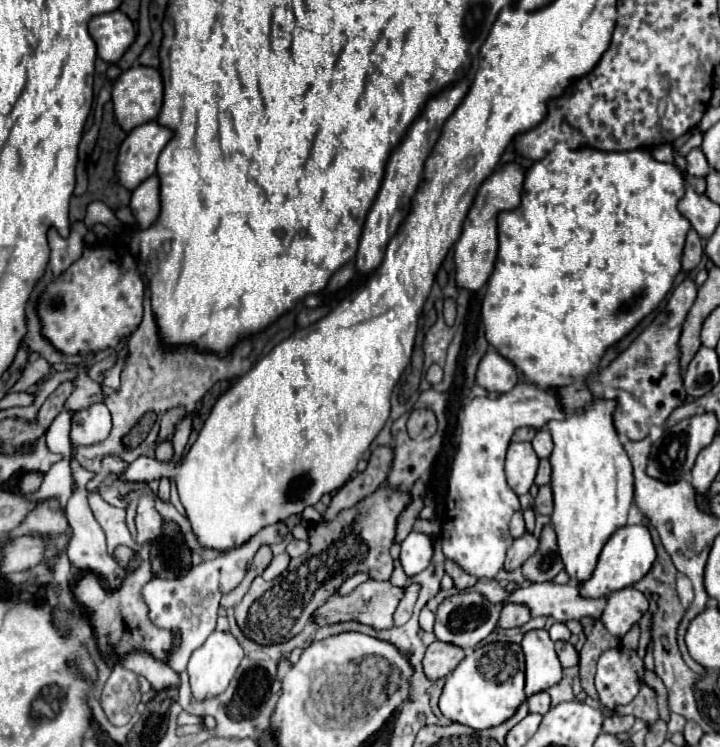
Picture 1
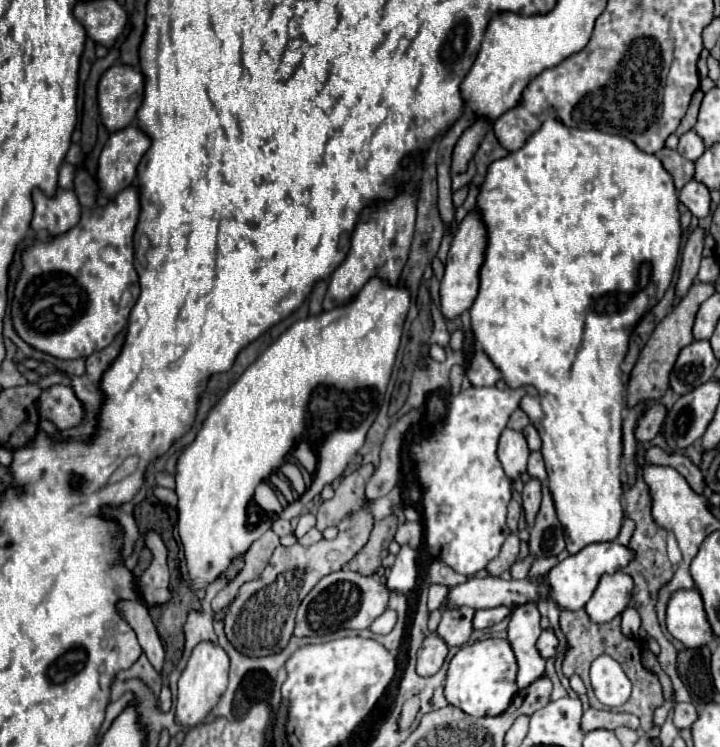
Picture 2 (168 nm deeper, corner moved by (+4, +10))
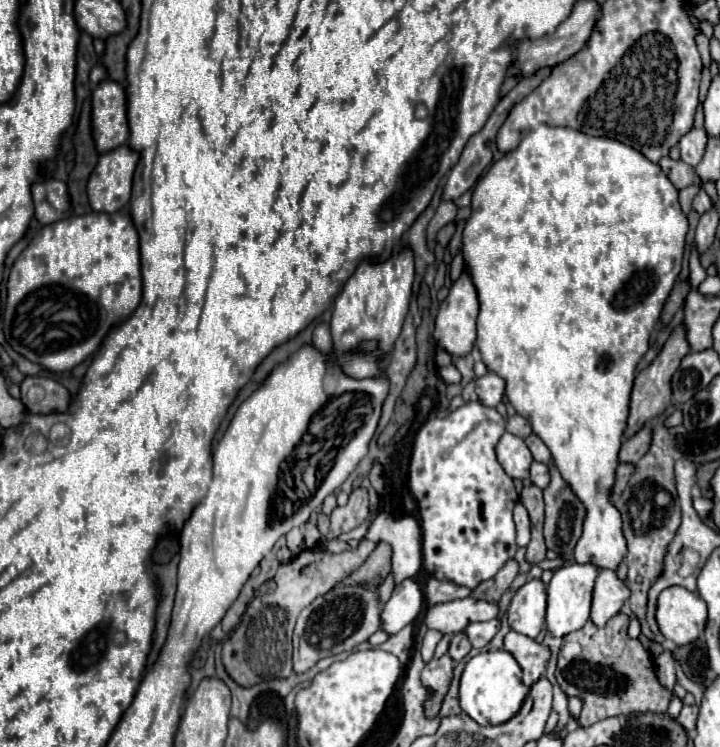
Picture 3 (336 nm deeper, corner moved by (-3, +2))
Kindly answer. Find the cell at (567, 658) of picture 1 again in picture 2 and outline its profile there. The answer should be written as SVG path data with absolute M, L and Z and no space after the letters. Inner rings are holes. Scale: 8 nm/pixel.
M543 631L539 641L537 641L537 649L545 659L549 659L557 653L557 645L559 645L559 639L555 637L553 631Z

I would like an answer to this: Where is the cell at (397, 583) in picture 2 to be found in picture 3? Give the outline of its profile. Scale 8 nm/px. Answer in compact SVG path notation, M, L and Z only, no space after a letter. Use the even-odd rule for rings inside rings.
M406 579L400 585L394 587L394 593L390 601L384 605L380 621L382 631L388 635L396 635L400 629L404 629L408 623L416 619L416 615L422 609L422 593L414 579Z

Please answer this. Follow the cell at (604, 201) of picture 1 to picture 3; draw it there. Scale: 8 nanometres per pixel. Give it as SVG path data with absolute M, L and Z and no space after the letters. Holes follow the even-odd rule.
M536 127L522 135L520 145L496 161L476 183L472 191L472 213L462 231L462 257L464 267L470 273L470 279L478 293L480 317L478 317L478 339L476 347L480 349L482 361L488 371L500 375L506 381L506 397L518 415L526 417L532 425L532 431L546 443L552 453L552 461L560 469L562 477L576 489L576 495L588 505L588 517L584 519L582 537L574 549L576 563L592 563L600 569L616 571L620 561L626 557L626 541L622 535L622 521L616 507L610 503L608 489L614 481L614 471L618 467L616 453L622 445L622 435L628 419L628 401L634 381L634 371L642 355L648 351L648 337L654 329L654 321L660 317L664 301L668 299L674 287L674 269L676 277L680 273L680 263L684 255L684 241L689 229L688 218L678 203L678 189L664 177L662 169L648 161L640 151L612 141L608 137L590 137L576 129L568 127Z

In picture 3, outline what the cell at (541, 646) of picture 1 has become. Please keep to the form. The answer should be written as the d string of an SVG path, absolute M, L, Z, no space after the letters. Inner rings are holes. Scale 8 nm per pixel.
M530 579L512 597L508 609L508 623L514 631L534 639L544 627L544 613L546 585L542 583L542 579Z

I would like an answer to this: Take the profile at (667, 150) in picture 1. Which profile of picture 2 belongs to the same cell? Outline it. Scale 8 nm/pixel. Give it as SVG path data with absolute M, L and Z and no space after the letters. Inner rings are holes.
M667 147L659 149L659 151L655 153L655 157L663 163L663 167L665 167L665 169L669 171L669 175L675 179L675 187L677 187L677 189L681 189L685 183L693 181L693 177L695 177L695 163L693 163L693 161L681 157L677 151L667 149Z

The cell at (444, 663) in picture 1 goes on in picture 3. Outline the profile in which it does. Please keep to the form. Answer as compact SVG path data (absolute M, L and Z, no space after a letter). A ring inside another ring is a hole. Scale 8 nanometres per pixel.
M442 655L440 659L432 659L430 663L426 663L422 671L422 685L430 691L430 697L424 703L424 715L428 719L438 717L442 709L442 701L452 683L452 669L454 669L452 657Z

